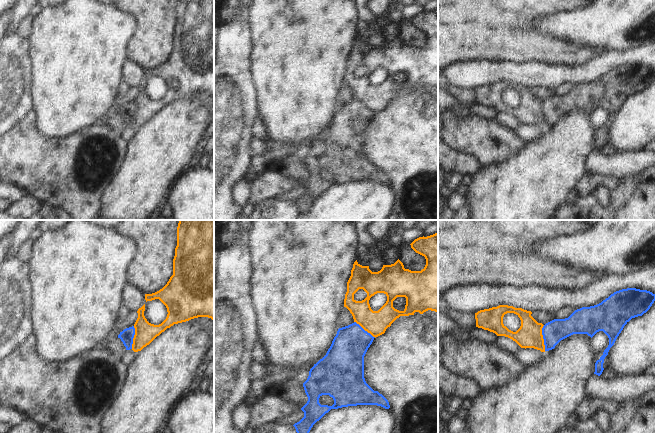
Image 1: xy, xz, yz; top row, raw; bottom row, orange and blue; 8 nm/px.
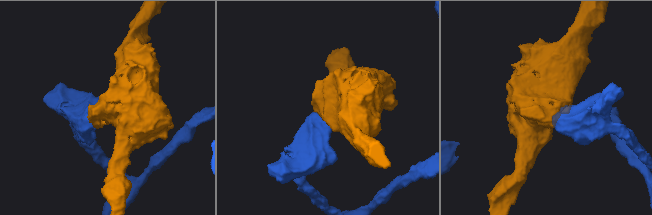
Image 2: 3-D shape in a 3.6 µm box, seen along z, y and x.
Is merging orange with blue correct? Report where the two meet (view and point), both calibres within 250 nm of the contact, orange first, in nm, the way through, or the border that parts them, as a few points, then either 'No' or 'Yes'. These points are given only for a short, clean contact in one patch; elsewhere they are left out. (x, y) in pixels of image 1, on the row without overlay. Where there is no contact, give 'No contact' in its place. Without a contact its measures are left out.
Touches orange at yz (542, 114). Thickness 200 nm (orange) against 180 nm. No.

